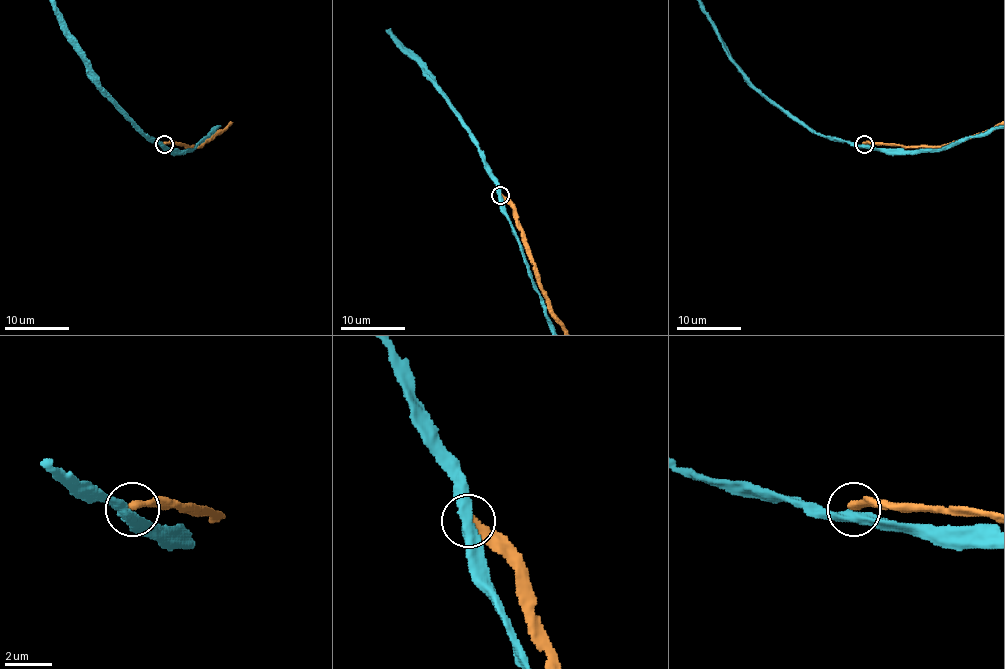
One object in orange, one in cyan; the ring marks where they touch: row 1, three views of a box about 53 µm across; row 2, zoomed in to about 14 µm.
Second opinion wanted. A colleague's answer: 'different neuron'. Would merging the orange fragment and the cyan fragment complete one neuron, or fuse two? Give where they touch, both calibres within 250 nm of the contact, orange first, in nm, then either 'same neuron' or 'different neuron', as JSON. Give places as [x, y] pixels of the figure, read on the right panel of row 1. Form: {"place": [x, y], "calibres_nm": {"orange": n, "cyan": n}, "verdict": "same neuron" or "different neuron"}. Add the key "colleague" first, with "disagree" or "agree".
{"colleague": "agree", "place": [864, 144], "calibres_nm": {"orange": 380, "cyan": 400}, "verdict": "different neuron"}

